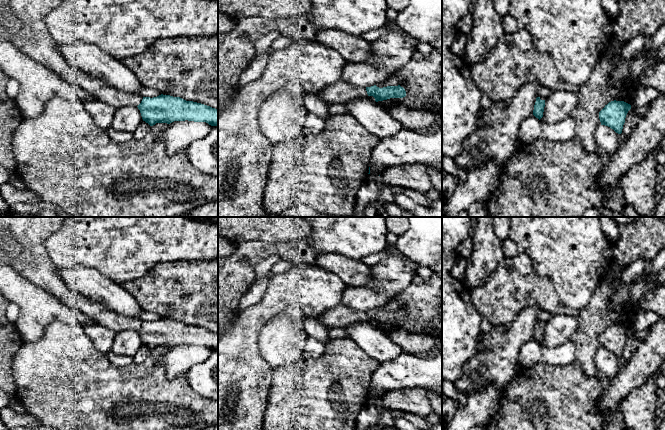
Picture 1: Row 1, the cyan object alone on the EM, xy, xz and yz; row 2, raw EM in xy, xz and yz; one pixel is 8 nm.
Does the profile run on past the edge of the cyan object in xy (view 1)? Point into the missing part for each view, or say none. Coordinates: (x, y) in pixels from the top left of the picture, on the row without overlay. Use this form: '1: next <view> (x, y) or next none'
1: next xy (22, 239)

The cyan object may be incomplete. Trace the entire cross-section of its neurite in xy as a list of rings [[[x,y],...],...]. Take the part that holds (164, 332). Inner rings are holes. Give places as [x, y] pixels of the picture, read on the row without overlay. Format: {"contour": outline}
{"contour": [[[0,217],[0,265],[10,266],[28,281],[81,311],[98,325],[113,332],[137,330],[143,345],[150,350],[185,344],[218,349],[218,333],[170,319],[150,322],[122,316],[70,289],[59,277],[45,249],[46,240],[61,228],[65,219]]]}

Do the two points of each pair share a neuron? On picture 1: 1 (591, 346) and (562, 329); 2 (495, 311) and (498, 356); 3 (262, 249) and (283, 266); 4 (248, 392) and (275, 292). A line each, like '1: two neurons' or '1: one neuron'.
1: two neurons
2: two neurons
3: two neurons
4: one neuron

